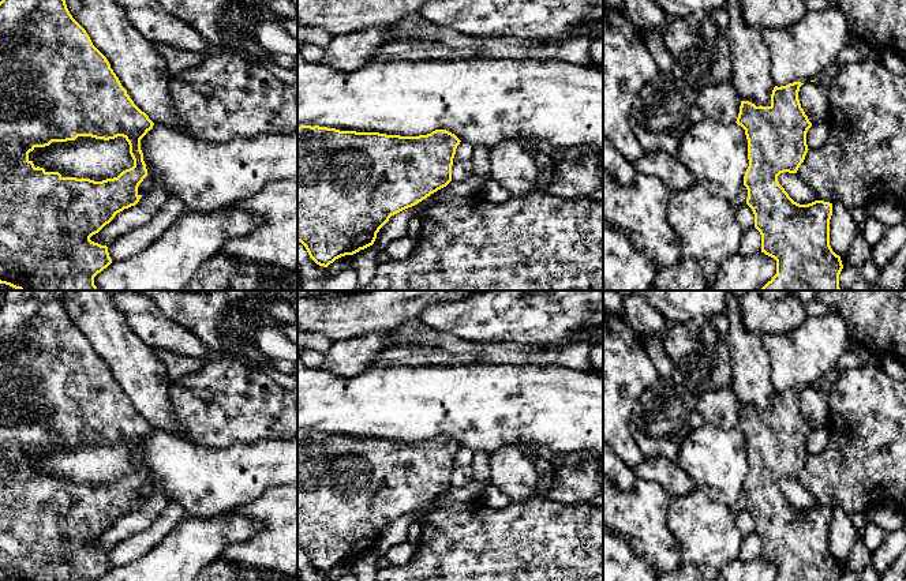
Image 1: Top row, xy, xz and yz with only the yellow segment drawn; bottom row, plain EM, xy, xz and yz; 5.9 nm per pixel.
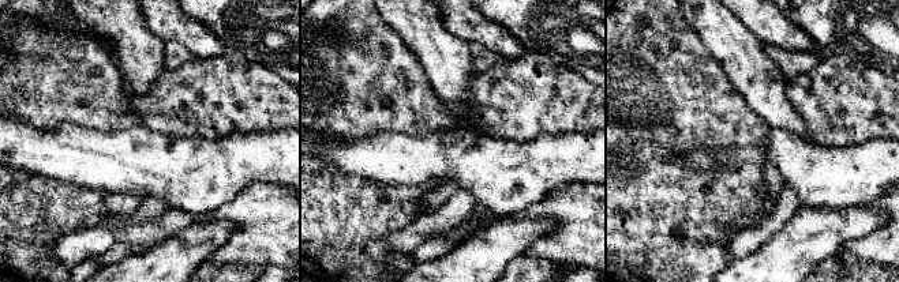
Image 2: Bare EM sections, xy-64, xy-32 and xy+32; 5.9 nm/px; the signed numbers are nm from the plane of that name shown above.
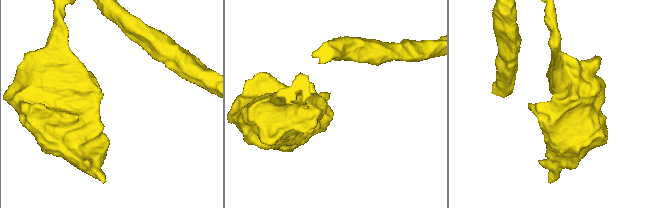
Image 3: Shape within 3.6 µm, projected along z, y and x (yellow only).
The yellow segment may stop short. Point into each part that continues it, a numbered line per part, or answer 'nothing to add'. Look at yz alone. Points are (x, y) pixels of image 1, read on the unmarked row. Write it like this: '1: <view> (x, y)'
nothing to add

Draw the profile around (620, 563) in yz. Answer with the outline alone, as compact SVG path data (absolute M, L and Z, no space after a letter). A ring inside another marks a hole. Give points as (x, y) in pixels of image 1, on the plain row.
M603 532L603 581L655 581L658 576L622 539Z

